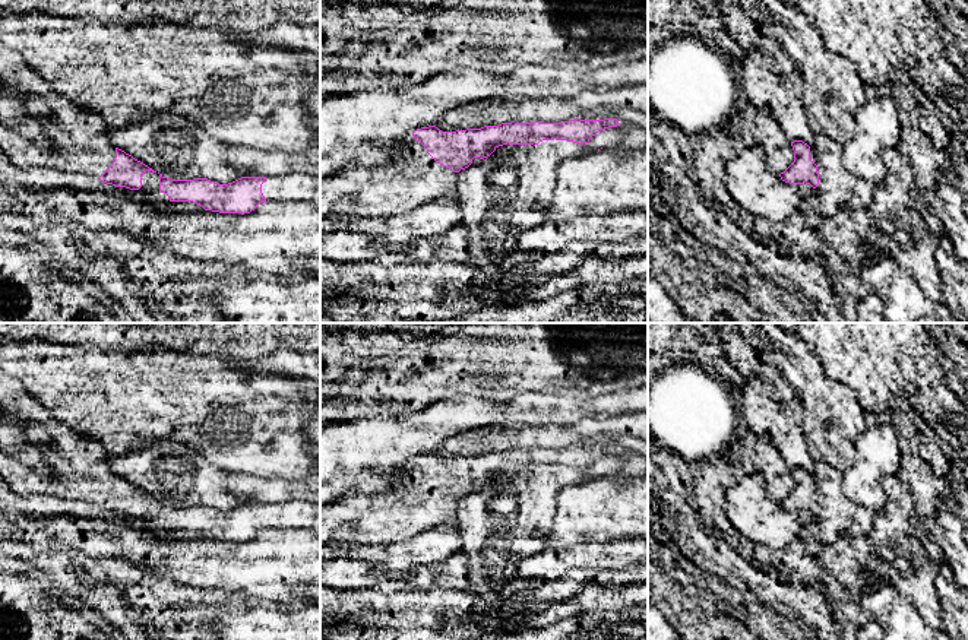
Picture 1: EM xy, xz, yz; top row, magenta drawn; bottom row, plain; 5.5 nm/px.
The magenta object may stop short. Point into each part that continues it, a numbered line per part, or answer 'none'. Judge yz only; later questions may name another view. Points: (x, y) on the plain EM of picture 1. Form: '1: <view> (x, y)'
1: yz (825, 480)

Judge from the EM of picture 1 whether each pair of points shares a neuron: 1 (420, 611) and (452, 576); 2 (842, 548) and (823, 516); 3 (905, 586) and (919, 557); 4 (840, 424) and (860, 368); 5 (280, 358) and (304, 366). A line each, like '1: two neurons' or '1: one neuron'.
1: two neurons
2: one neuron
3: one neuron
4: two neurons
5: one neuron

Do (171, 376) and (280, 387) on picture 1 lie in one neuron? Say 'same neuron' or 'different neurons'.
same neuron

